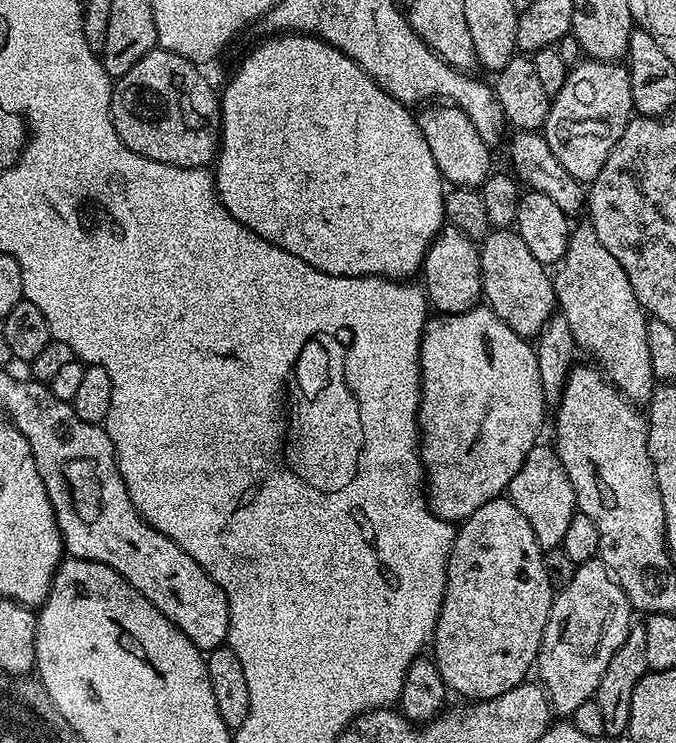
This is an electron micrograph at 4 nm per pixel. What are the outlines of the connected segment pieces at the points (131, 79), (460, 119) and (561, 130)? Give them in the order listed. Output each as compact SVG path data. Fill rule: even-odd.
M159 46L134 62L112 89L112 125L130 150L179 168L208 168L220 147L220 98L201 69Z
M447 102L429 103L419 109L416 125L422 130L422 138L426 138L426 146L430 146L430 154L434 154L434 162L441 177L452 188L479 189L486 182L486 178L492 175L493 149L486 142L482 142L482 134L474 130L474 122L466 118L461 108L455 108Z
M581 59L581 64L573 63L568 70L566 82L562 82L562 90L551 97L552 105L546 114L546 122L542 135L554 153L554 158L562 162L562 167L574 174L574 178L581 184L591 185L594 178L598 178L598 170L606 166L606 158L610 150L614 150L614 142L622 138L630 119L632 106L632 87L628 81L628 69L623 63L610 60Z

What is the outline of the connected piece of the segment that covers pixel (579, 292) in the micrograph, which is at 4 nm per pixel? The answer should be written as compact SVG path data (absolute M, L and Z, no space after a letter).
M583 222L568 233L568 249L554 268L552 288L556 291L557 305L562 309L566 322L570 322L570 334L574 334L577 349L589 352L593 356L601 372L605 373L612 385L619 390L627 400L637 406L647 405L652 399L652 391L658 386L654 370L650 366L650 349L646 347L646 326L649 317L634 294L634 286L630 286L630 278L626 270L598 242L598 234L594 234L591 222Z

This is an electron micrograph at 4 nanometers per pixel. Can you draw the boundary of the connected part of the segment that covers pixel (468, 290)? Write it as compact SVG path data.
M448 226L440 235L432 239L428 253L422 265L422 287L427 295L429 305L437 313L449 316L462 314L477 307L482 300L480 286L480 249L466 234Z

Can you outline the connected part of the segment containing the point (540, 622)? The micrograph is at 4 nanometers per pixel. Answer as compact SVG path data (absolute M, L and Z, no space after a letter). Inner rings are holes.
M497 498L486 502L486 506L478 506L478 510L474 510L474 514L466 517L456 528L456 537L448 559L448 581L444 591L444 601L442 610L438 614L434 633L434 649L436 648L434 659L438 666L438 674L442 674L442 682L448 687L449 693L456 695L457 692L460 696L469 696L467 698L469 701L479 702L498 698L502 694L506 694L506 690L514 690L519 684L525 683L527 676L524 675L528 671L530 673L533 671L536 655L540 652L542 634L546 626L546 618L550 614L553 595L554 589L550 578L546 578L544 552L538 546L538 538L534 538L534 530L530 530L530 522L526 522L524 515L518 511L518 506L514 506L507 498Z

